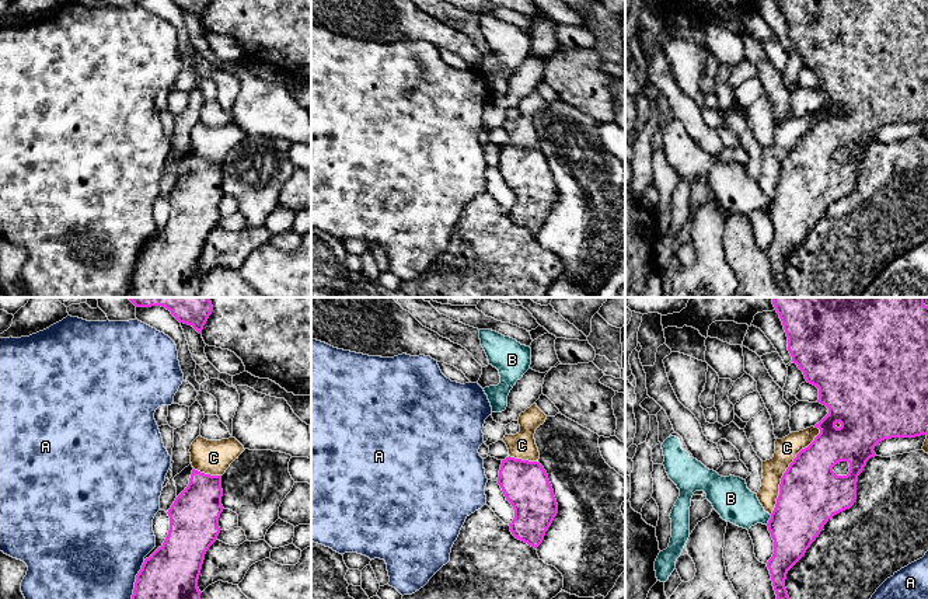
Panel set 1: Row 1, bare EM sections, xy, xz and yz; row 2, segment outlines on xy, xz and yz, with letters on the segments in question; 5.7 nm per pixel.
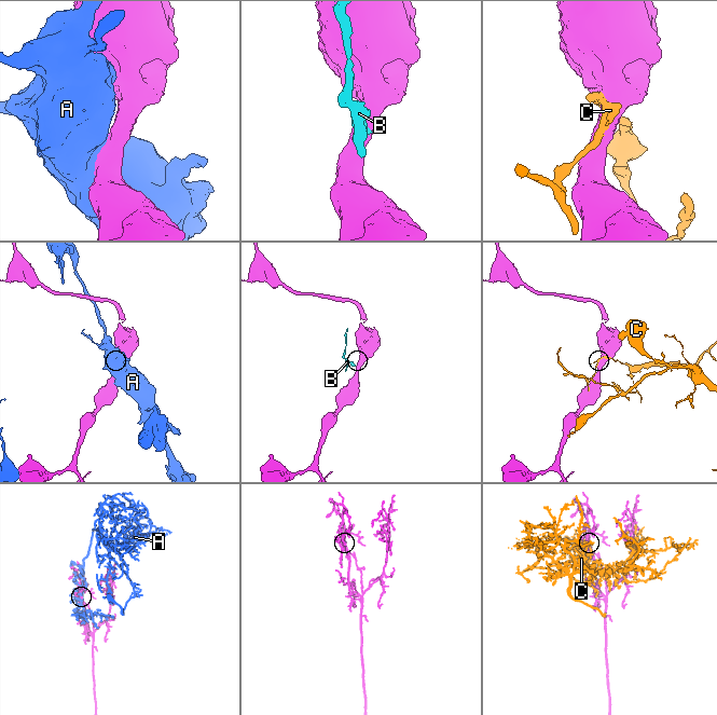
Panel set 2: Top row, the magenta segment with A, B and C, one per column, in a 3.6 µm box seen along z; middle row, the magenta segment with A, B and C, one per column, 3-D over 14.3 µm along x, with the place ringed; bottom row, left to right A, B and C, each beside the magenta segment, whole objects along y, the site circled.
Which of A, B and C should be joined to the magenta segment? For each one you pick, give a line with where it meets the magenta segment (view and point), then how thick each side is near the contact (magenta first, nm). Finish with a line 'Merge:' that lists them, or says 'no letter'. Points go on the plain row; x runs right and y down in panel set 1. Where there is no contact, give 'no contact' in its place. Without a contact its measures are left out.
Merge: no letter

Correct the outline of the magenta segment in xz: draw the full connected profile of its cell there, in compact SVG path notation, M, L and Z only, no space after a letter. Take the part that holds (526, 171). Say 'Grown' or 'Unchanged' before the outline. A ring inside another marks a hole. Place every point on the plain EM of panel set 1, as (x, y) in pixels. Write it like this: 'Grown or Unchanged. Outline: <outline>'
Unchanged. Outline: M502 146L498 170L514 195L512 220L537 234L558 199L548 160L538 147Z

